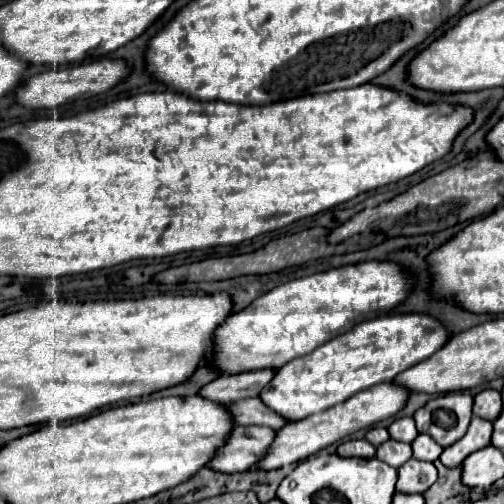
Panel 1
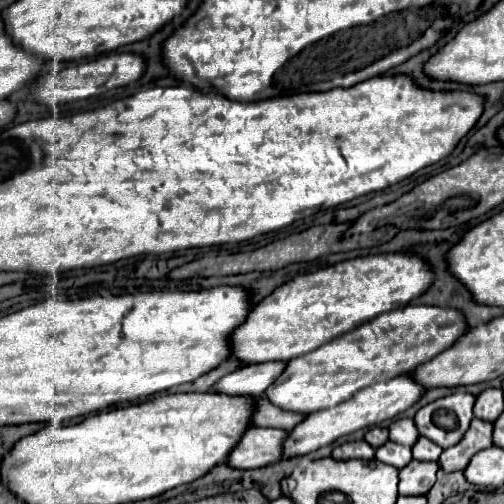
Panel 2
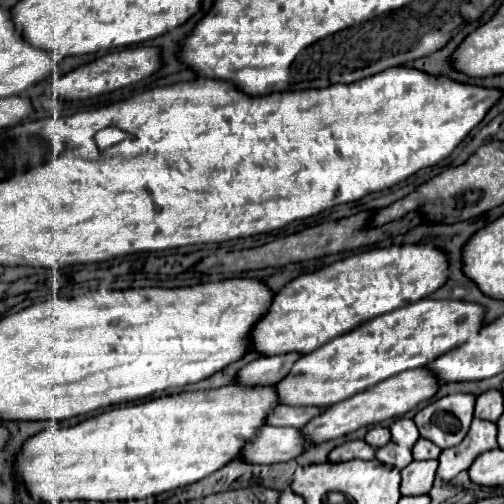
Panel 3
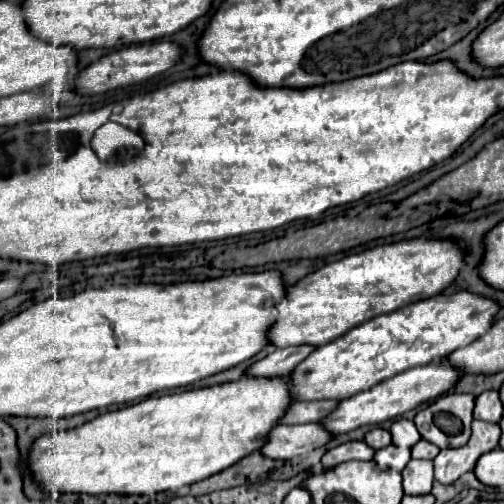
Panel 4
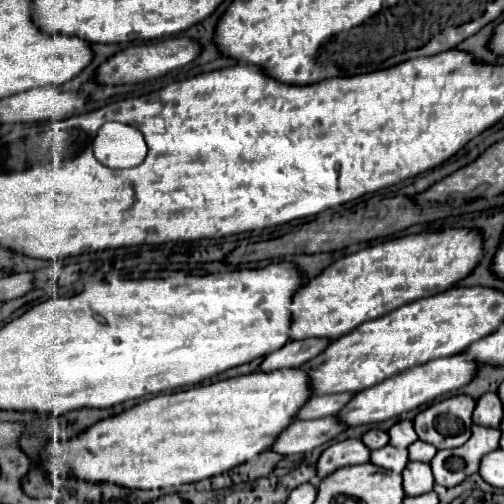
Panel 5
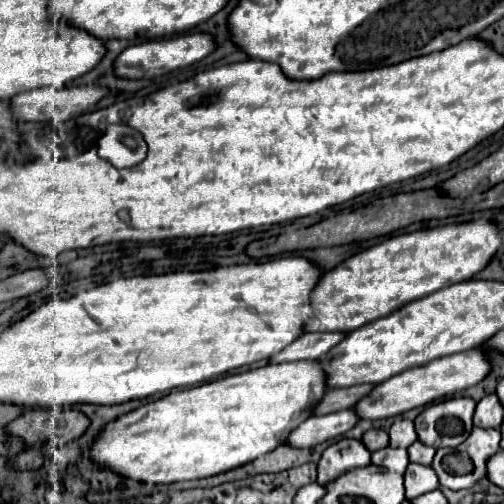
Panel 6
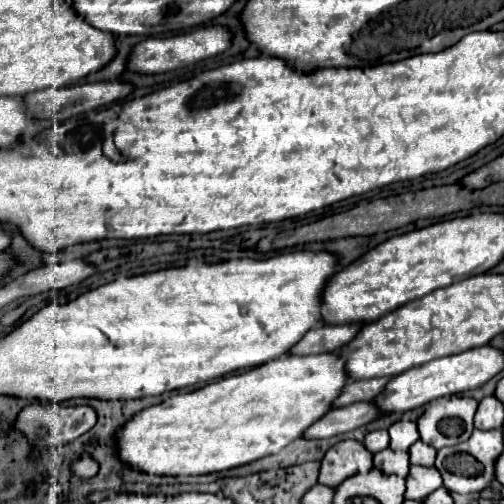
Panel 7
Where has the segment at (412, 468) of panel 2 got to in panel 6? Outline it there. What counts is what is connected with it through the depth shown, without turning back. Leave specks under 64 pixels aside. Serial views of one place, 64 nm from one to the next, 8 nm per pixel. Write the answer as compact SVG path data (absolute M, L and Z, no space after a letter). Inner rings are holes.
M408 464L404 474L404 486L406 486L406 498L418 498L426 492L432 492L440 486L436 472L430 466L420 464Z

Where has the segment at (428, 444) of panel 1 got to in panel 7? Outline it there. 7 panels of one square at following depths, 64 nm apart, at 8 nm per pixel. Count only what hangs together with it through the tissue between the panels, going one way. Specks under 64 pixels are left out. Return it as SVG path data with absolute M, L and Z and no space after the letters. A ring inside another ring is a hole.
M416 442L410 448L410 464L418 464L418 466L434 466L434 458L436 458L436 450L424 442Z

